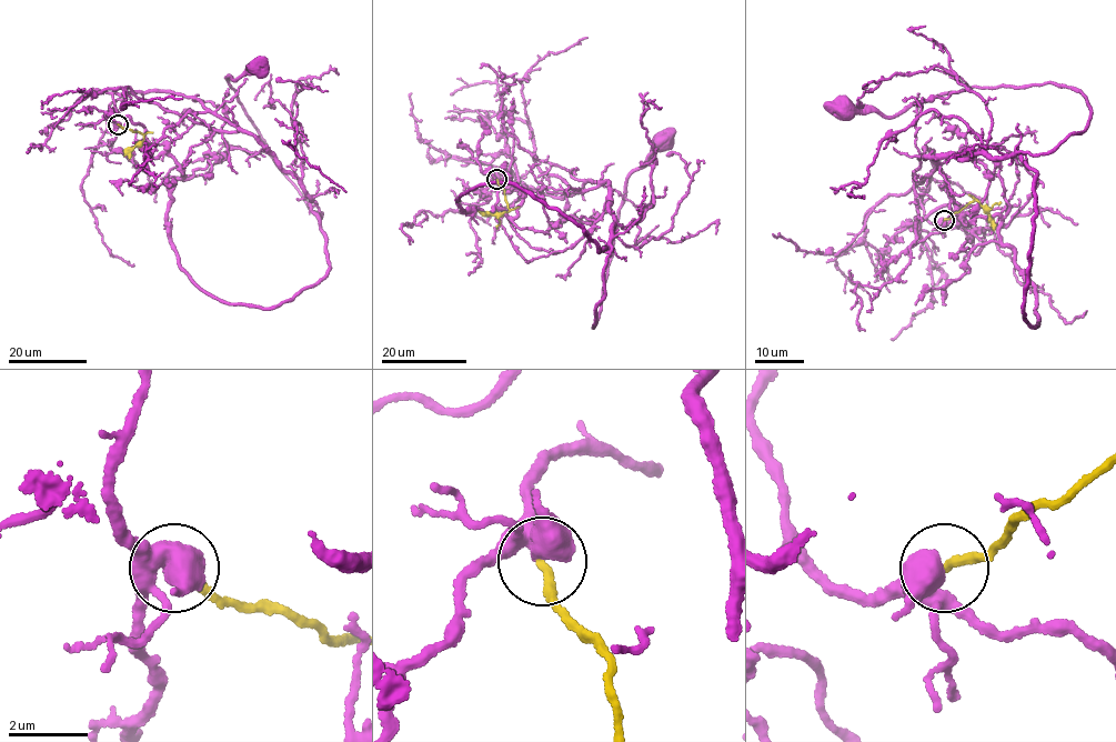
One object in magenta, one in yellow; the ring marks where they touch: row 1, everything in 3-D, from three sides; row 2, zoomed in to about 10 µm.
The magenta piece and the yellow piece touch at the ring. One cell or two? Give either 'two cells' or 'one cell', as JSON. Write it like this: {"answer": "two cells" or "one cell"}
{"answer": "two cells"}

